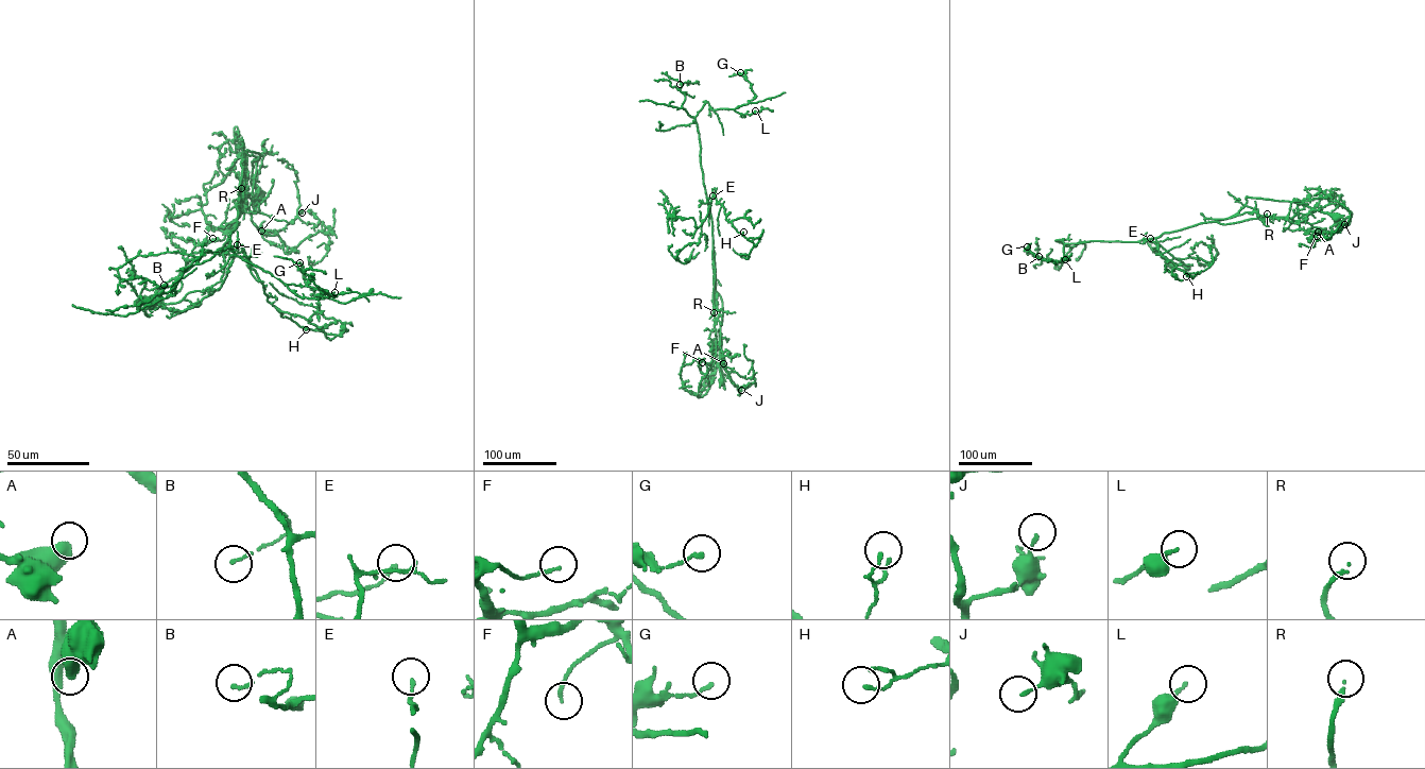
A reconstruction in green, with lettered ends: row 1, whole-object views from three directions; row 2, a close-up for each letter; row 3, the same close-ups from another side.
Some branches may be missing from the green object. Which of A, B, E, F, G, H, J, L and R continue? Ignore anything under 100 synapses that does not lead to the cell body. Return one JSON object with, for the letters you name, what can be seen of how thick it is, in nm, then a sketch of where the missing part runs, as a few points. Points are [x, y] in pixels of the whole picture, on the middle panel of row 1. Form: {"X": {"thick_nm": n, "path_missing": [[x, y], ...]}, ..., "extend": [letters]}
{"R": {"thick_nm": 130, "path_missing": [[714, 312], [722, 336], [728, 337]]}, "extend": ["R"]}

